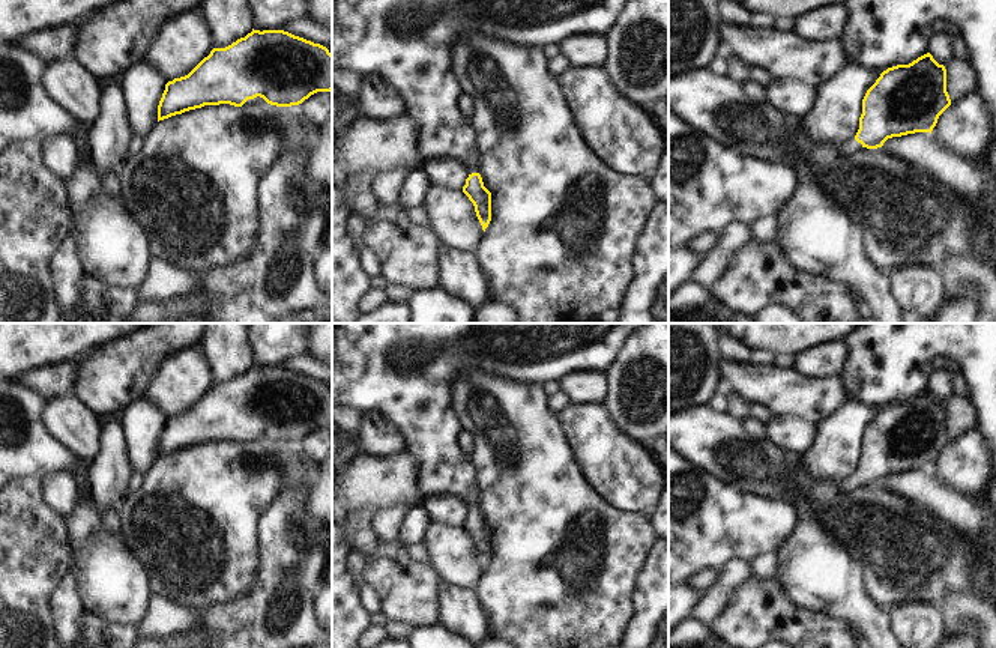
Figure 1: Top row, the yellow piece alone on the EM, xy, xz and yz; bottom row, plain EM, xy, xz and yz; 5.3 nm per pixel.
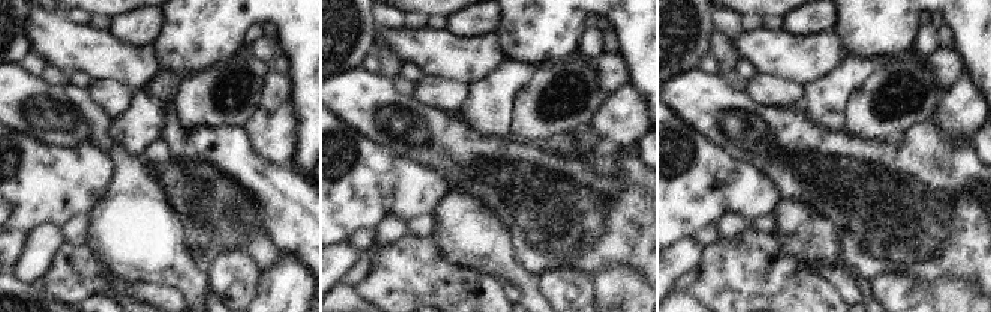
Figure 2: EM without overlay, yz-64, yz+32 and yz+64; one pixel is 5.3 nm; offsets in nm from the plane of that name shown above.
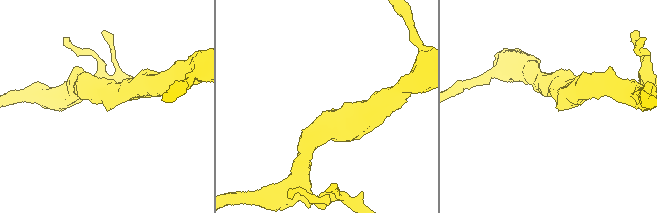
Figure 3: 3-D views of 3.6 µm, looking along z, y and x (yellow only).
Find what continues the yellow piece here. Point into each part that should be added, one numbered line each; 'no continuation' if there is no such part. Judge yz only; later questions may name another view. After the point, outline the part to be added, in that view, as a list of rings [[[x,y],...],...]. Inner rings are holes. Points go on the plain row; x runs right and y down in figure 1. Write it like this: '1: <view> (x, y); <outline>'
1: yz (851, 483); [[[855,475],[849,477],[846,481],[843,481],[843,487],[846,490],[853,490],[856,487],[862,486],[862,481],[858,480]]]

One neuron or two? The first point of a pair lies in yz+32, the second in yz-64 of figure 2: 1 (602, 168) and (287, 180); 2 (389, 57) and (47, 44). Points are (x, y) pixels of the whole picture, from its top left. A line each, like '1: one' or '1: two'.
1: one
2: two

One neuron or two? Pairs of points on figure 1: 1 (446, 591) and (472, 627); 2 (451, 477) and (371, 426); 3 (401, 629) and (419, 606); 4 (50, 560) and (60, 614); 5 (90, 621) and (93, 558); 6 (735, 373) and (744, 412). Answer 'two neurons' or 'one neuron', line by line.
1: one neuron
2: two neurons
3: two neurons
4: two neurons
5: two neurons
6: two neurons

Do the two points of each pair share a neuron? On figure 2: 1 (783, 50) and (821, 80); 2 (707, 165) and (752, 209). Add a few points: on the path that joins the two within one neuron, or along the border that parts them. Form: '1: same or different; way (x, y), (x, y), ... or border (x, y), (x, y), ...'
1: same; way (792, 57), (800, 59), (812, 71)
2: same; way (719, 177), (725, 179), (743, 197)

